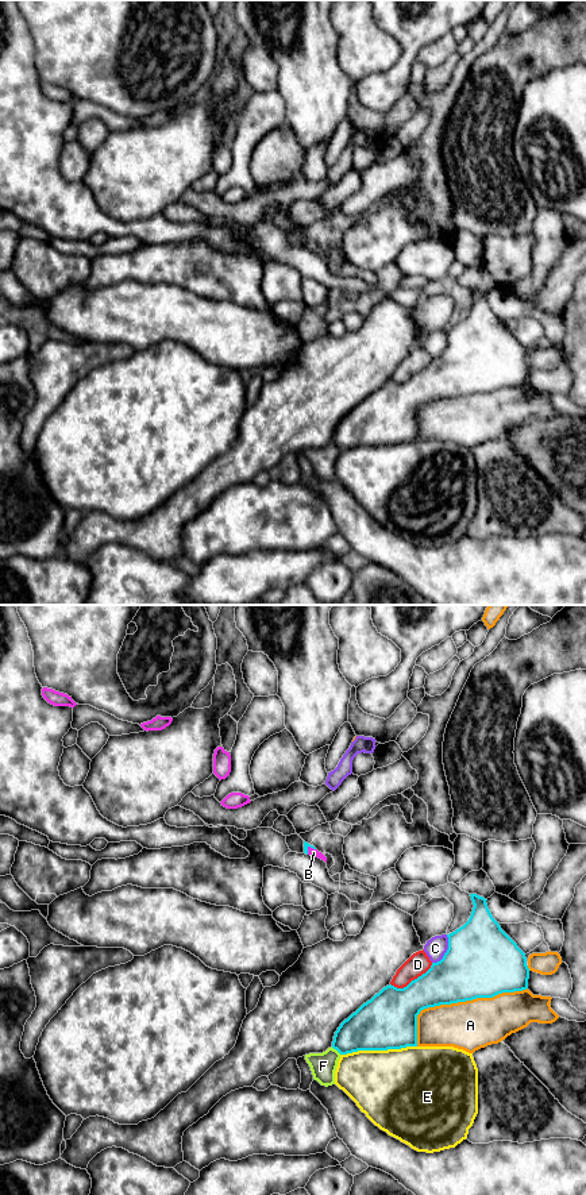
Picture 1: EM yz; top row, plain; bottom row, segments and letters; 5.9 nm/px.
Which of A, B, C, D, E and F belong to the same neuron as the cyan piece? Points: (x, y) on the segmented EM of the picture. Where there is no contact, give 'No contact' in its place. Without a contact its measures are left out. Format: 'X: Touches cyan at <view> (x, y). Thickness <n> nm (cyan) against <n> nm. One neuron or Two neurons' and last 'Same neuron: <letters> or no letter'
A: Touches cyan at yz (457, 1002). Thickness 380 nm (cyan) against 300 nm. Two neurons
B: Touches cyan at yz (307, 848). Thickness 30 nm (cyan) against 50 nm. One neuron
C: Touches cyan at yz (447, 951). Thickness 440 nm (cyan) against 130 nm. Two neurons
D: Touches cyan at yz (412, 980). Thickness 320 nm (cyan) against 140 nm. Two neurons
E: Touches cyan at yz (378, 1049). Thickness 340 nm (cyan) against 460 nm. Two neurons
F: Touches cyan at yz (336, 1049). Thickness 280 nm (cyan) against 160 nm. Two neurons
Same neuron: B

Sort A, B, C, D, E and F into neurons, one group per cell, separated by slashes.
A / B / C / D / E / F

